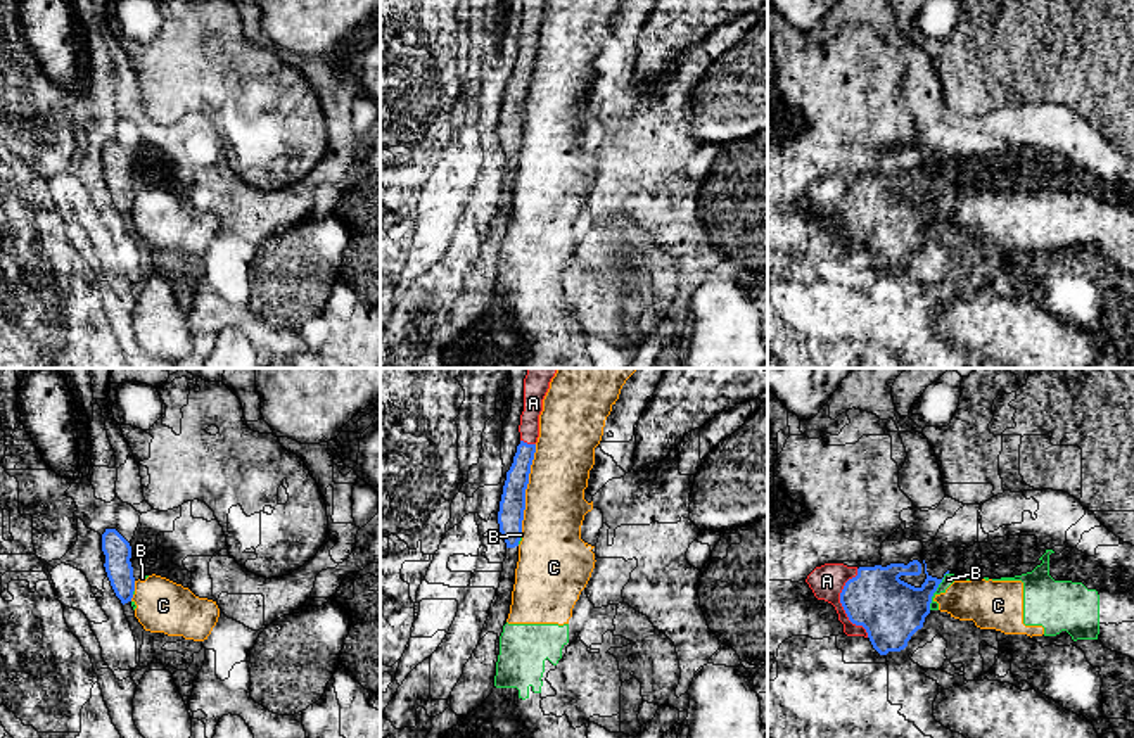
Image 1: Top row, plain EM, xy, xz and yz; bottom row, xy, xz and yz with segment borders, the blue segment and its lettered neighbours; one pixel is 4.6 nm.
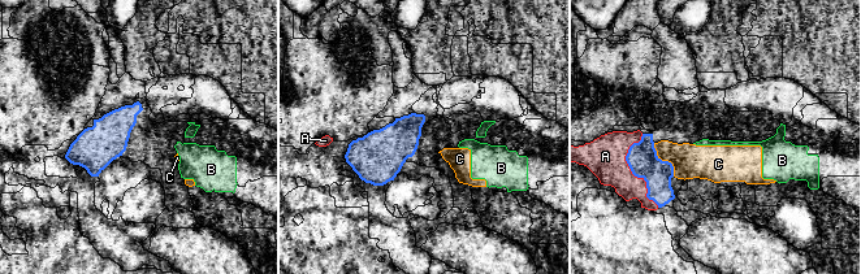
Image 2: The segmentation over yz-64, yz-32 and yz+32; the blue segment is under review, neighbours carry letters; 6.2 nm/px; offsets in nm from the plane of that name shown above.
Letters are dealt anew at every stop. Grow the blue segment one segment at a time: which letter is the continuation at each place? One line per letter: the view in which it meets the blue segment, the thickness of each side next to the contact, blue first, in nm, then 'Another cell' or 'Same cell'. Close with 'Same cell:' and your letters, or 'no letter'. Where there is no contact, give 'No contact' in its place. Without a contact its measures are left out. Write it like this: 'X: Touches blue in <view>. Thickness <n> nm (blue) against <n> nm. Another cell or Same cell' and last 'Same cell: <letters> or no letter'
A: Touches blue in yz. Thickness 300 nm (blue) against 160 nm. Same cell
B: Touches blue in yz. Thickness 300 nm (blue) against 50 nm. Another cell
C: Touches blue in xz. Thickness 120 nm (blue) against 280 nm. Another cell
Same cell: A

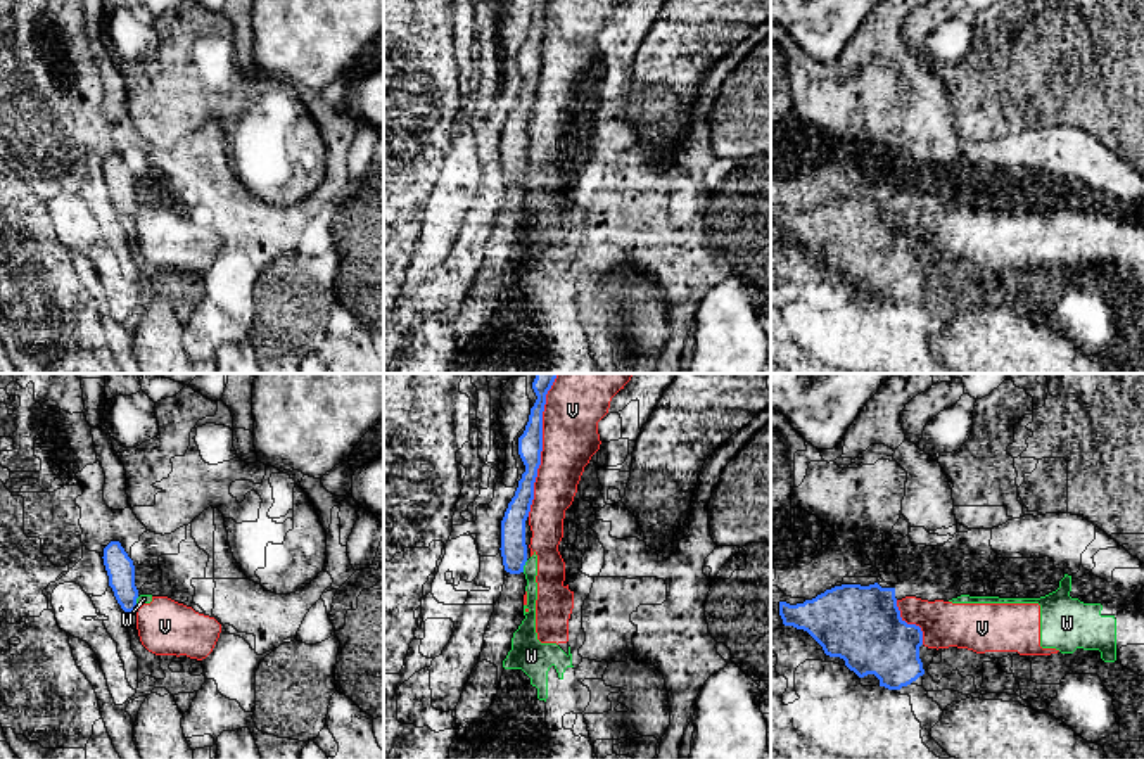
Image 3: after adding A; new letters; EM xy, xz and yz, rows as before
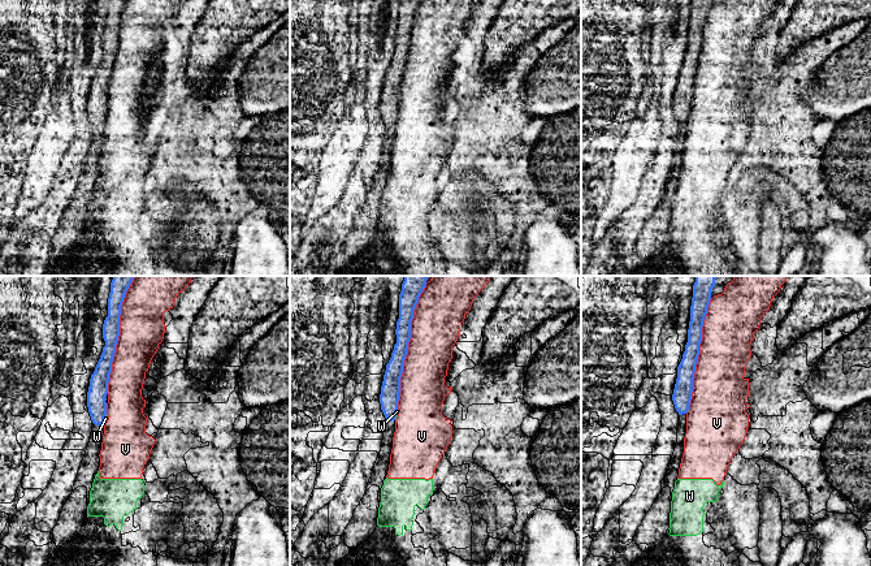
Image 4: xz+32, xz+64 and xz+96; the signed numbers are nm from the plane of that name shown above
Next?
V: Touches blue in xz. Thickness 110 nm (blue) against 260 nm. Another cell
W: Touches blue in xz. Thickness 130 nm (blue) against 60 nm. Another cell
Same cell: no letter

